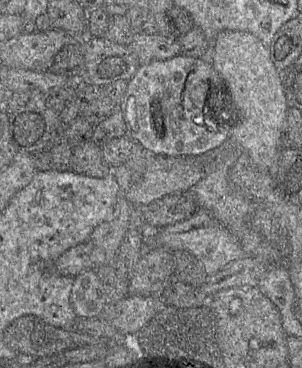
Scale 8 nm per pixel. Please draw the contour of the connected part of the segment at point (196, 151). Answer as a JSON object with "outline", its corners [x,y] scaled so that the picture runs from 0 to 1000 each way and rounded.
{"outline":[[[589,147],[563,160],[503,163],[467,177],[421,220],[421,245],[394,283],[421,367],[510,421],[553,427],[666,424],[725,399],[758,378],[758,342],[752,332],[725,337],[715,326],[712,299],[692,280],[692,255],[738,234],[738,217],[705,179],[666,158]]]}

